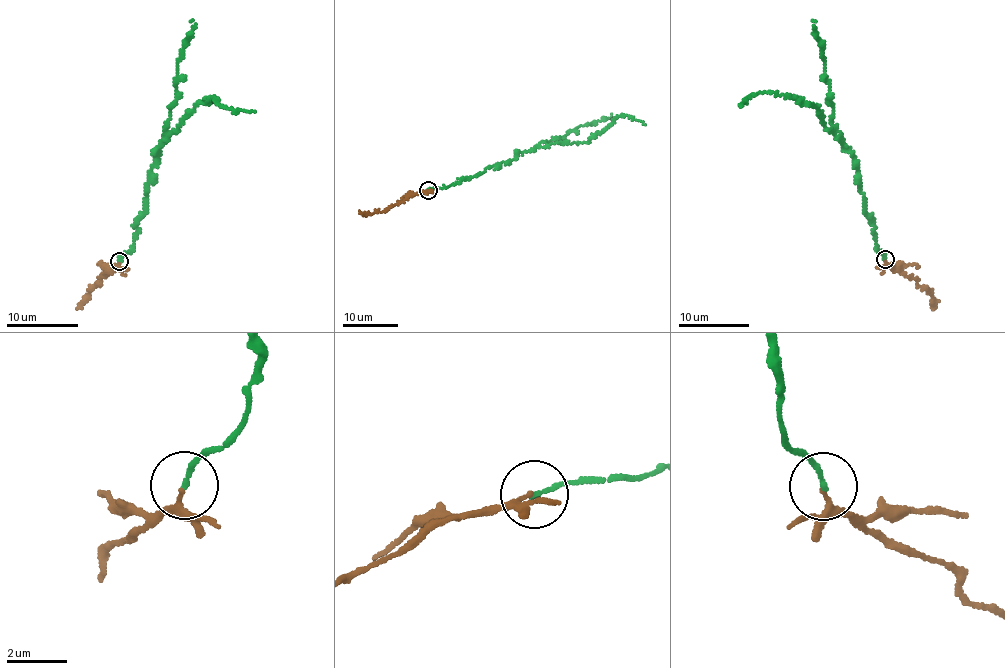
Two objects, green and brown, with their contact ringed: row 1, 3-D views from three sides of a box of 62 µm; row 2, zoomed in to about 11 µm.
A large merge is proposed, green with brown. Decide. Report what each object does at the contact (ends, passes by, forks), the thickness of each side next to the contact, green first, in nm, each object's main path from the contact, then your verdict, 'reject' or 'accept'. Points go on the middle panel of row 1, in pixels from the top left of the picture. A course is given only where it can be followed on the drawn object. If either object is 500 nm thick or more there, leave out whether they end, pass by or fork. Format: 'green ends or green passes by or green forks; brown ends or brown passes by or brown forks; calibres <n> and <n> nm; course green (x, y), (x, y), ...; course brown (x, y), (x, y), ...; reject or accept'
green ends; brown passes by; calibres 150 and 120 nm; course green (428, 190), (475, 175), (520, 153), (569, 142), (587, 142), (619, 116), (646, 125); course brown (428, 191), (411, 194), (371, 214), (358, 211); reject

